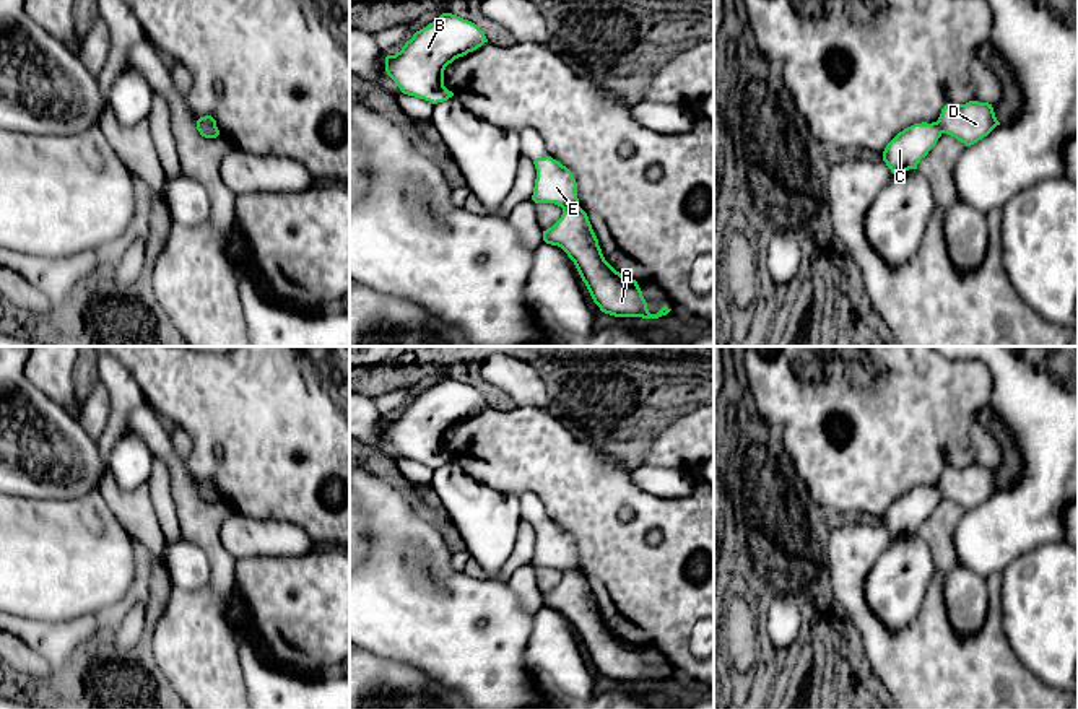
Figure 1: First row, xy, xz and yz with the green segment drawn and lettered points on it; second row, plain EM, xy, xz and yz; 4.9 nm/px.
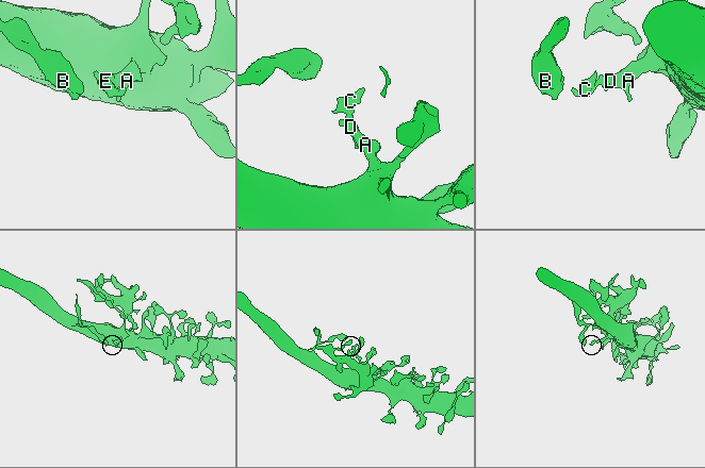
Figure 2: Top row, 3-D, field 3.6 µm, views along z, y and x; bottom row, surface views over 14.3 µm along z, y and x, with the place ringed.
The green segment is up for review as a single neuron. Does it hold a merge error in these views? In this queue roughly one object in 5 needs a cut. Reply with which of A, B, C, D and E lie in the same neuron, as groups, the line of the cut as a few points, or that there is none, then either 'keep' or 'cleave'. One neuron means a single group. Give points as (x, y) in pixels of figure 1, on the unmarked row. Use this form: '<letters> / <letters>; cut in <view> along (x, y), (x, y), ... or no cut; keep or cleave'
A B D / C E; cut in xz along (578, 569), (563, 573); cleave

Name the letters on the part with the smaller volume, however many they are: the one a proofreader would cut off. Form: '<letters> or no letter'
C, E

